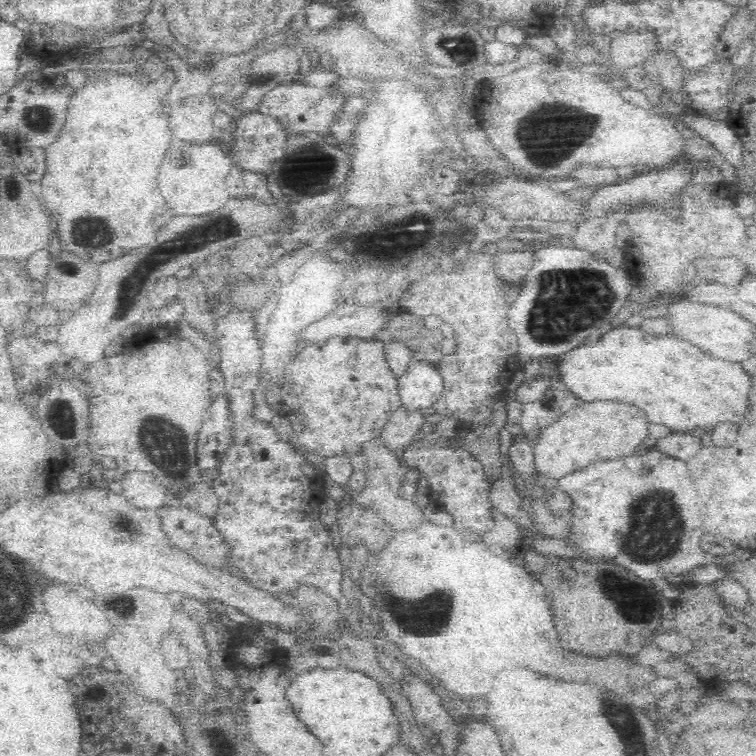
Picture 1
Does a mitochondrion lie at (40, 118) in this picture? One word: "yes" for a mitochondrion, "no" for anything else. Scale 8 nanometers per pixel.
yes

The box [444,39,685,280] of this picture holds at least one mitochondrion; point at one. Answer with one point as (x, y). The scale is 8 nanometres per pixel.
(544, 139)

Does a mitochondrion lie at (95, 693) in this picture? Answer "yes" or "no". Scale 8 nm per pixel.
no

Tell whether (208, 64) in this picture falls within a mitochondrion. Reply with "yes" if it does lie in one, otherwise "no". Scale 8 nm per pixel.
no

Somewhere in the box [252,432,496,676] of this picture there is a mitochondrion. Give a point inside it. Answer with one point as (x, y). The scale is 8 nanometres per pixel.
(436, 613)

